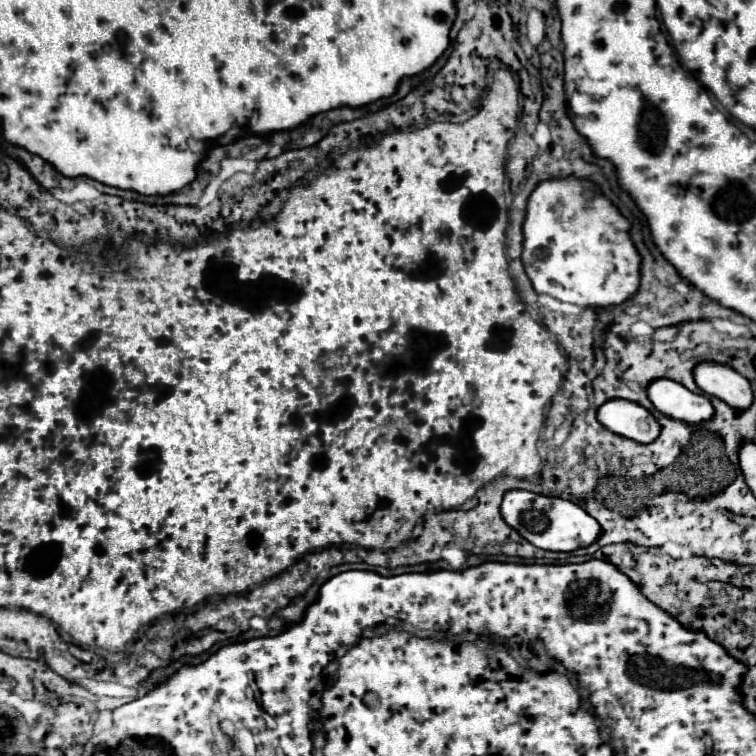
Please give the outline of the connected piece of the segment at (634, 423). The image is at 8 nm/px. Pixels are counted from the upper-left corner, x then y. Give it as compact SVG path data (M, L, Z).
M608 399L602 403L598 407L598 421L606 429L638 443L650 443L660 435L660 425L652 413L626 399Z

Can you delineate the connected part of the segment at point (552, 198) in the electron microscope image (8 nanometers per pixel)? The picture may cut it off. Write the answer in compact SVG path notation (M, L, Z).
M568 175L566 179L546 179L542 183L536 185L536 189L530 193L528 197L528 205L526 205L526 219L524 219L524 227L522 227L522 233L524 233L524 253L522 253L522 263L524 263L524 269L526 269L526 275L530 277L536 293L544 293L544 295L550 295L558 301L564 301L564 303L576 303L580 307L610 307L610 305L620 305L624 303L630 295L636 293L638 285L640 285L640 265L642 265L642 257L636 249L636 245L632 243L630 239L630 221L620 213L618 207L614 207L604 195L602 191L598 189L596 183L592 183L590 179L574 179L574 175Z

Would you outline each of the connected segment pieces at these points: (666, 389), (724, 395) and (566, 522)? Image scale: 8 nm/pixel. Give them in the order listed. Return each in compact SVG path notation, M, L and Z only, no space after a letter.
M652 379L648 383L648 399L666 417L696 425L714 415L714 407L706 395L698 395L672 379Z
M698 363L698 367L694 367L694 379L704 393L726 401L734 409L746 409L752 403L748 379L730 365Z
M512 489L504 493L500 513L502 519L526 541L546 551L574 551L578 547L588 547L600 535L598 521L590 517L580 505L574 505L562 497L546 497L524 489Z

